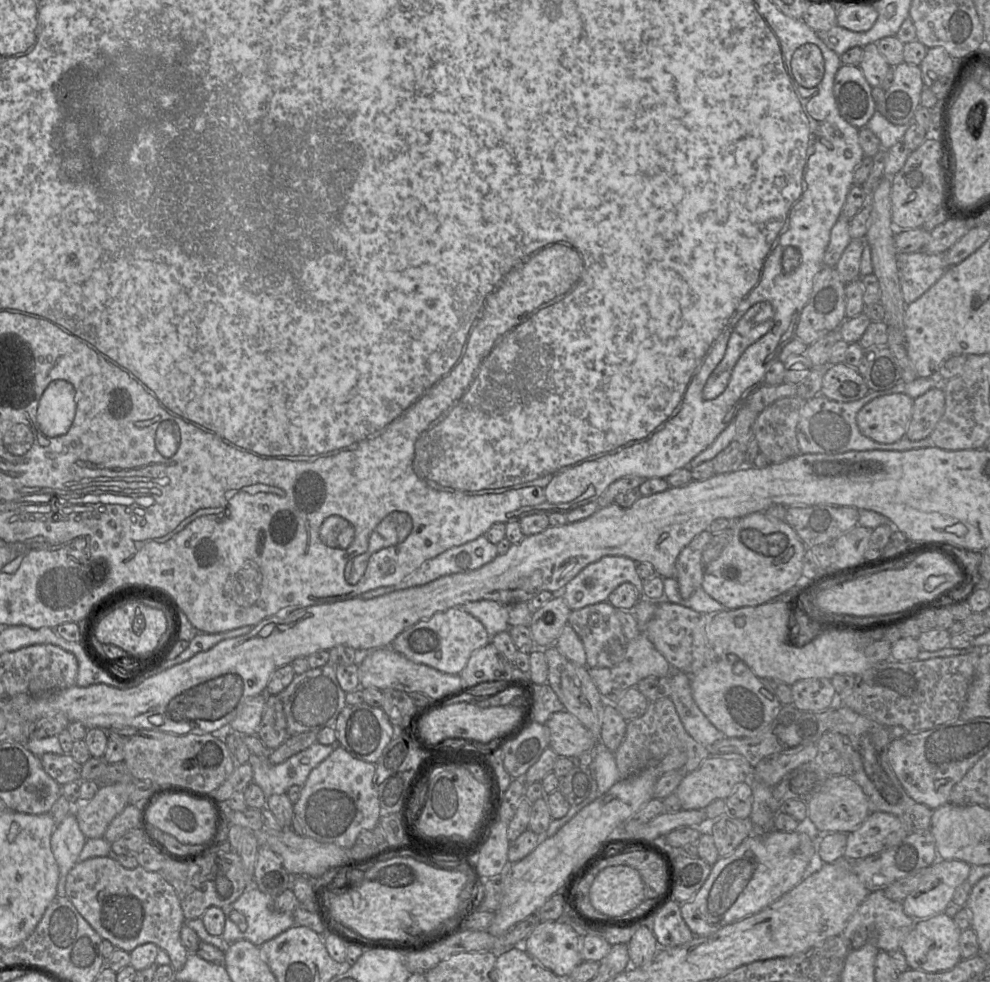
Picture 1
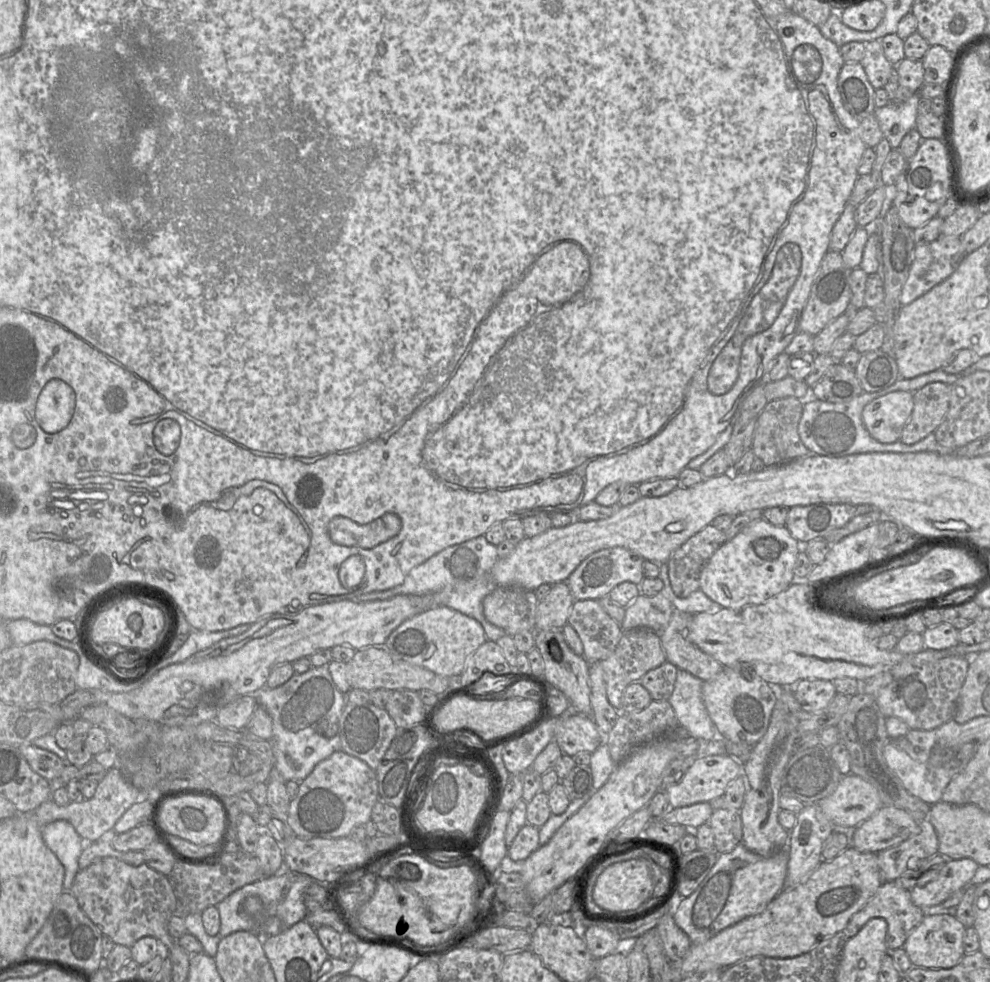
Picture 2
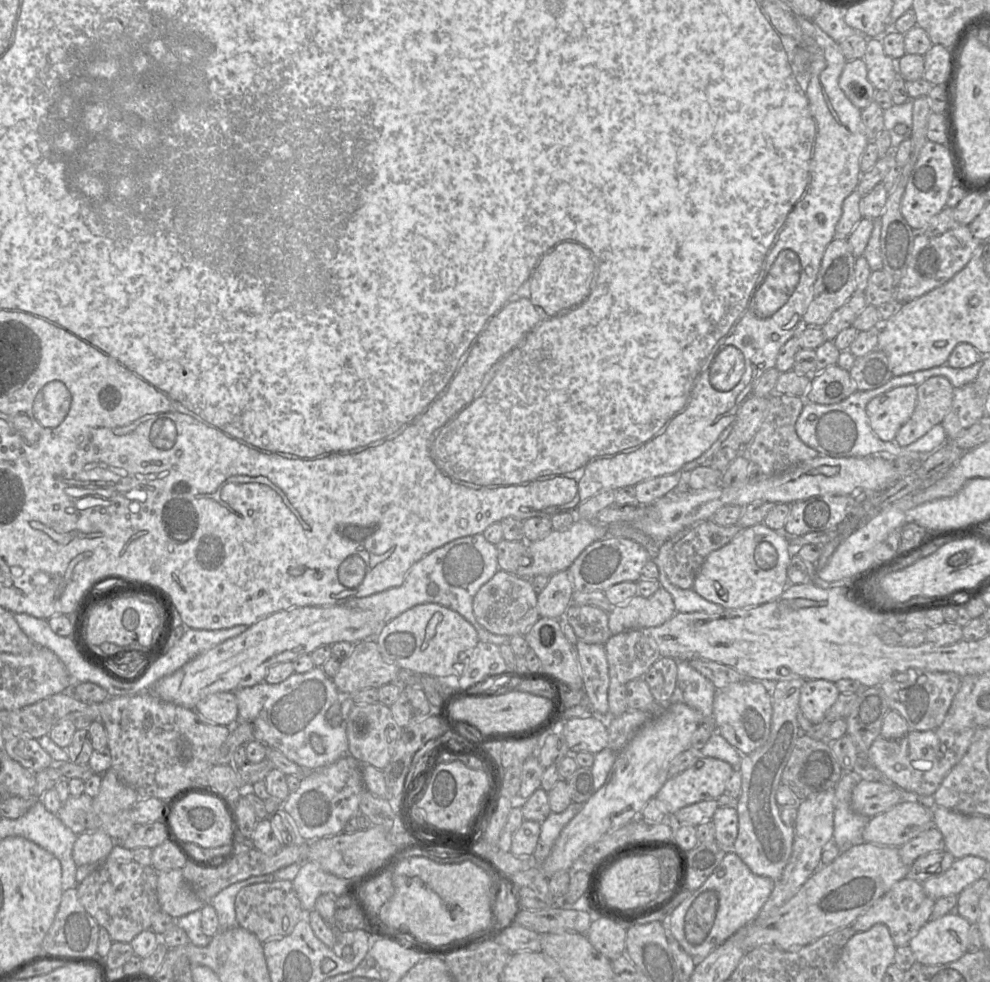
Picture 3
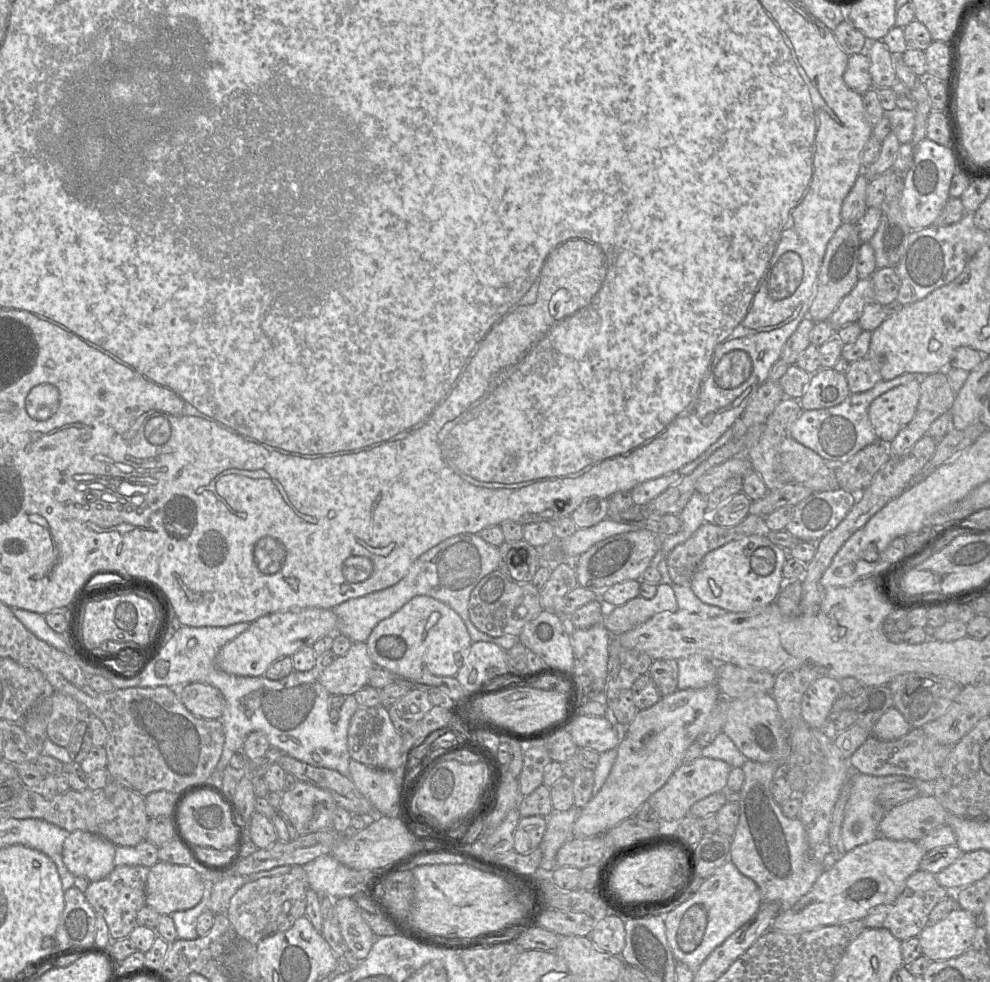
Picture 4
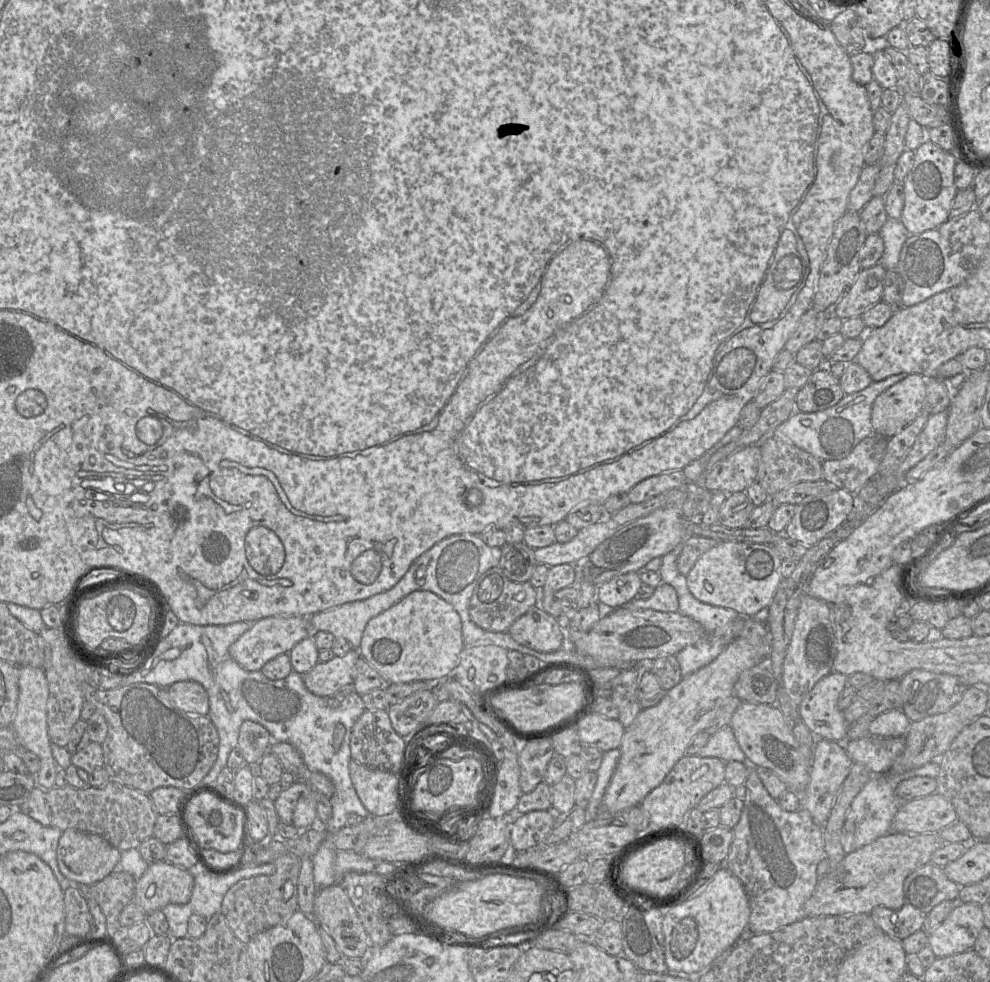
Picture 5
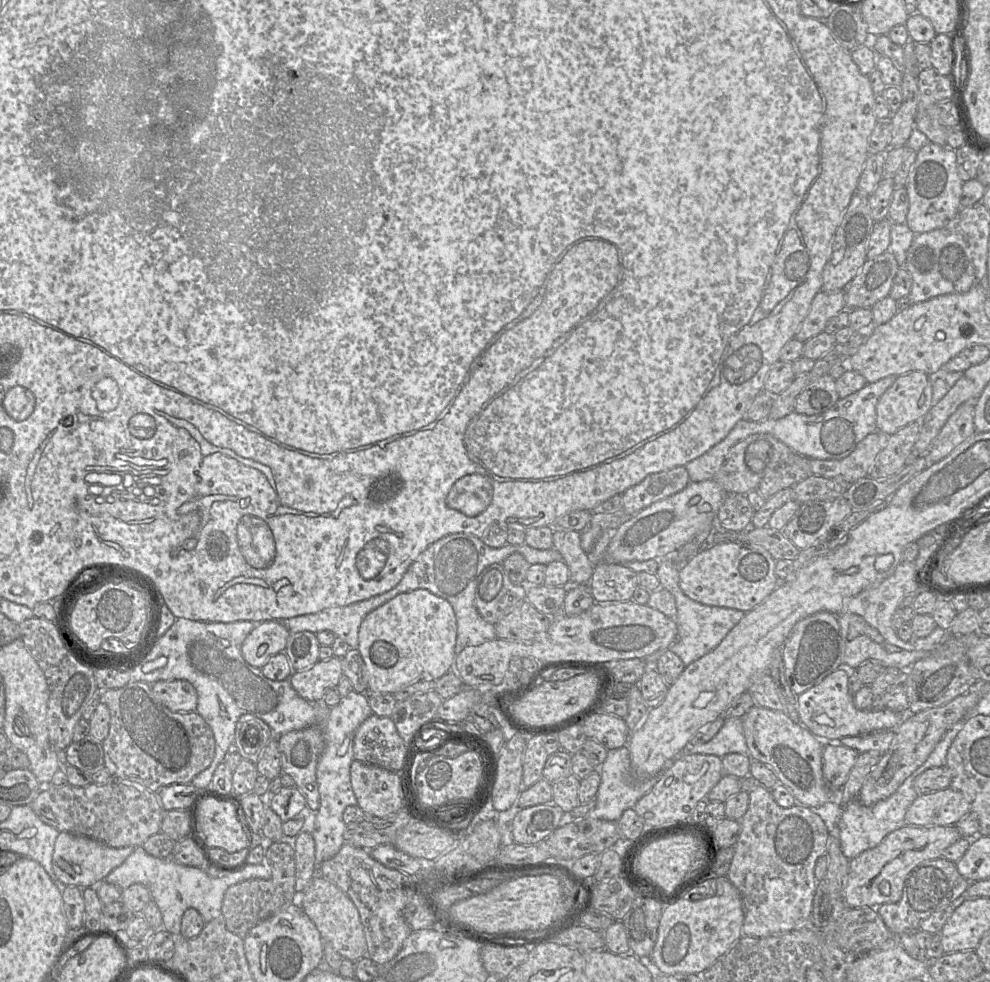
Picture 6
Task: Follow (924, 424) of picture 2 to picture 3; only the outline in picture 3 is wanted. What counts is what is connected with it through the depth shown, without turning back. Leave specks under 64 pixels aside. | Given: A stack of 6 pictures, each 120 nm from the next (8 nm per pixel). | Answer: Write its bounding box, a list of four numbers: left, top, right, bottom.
[894,376,954,446]

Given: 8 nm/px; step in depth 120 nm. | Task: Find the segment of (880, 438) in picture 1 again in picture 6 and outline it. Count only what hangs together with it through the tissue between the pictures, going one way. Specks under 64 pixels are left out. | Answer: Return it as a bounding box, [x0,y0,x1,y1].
[876,371,932,436]

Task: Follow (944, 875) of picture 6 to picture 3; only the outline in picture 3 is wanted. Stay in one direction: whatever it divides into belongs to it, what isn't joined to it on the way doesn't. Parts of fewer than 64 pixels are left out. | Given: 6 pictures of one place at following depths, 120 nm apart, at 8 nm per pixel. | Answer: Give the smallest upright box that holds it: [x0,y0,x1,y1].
[852,878,935,947]

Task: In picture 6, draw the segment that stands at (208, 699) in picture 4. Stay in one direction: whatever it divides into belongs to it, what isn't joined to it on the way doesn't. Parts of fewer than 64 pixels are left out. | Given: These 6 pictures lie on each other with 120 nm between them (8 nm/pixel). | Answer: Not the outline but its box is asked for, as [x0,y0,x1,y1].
[151,680,197,712]

